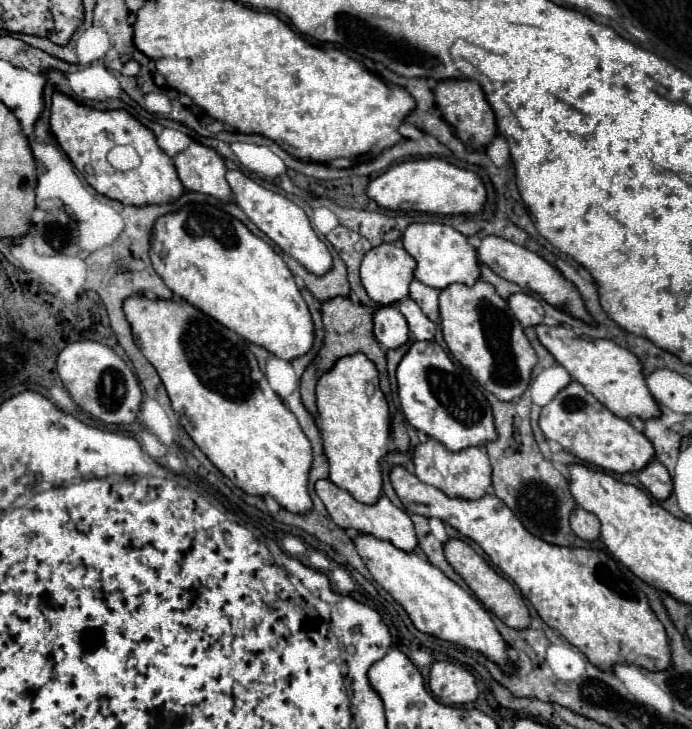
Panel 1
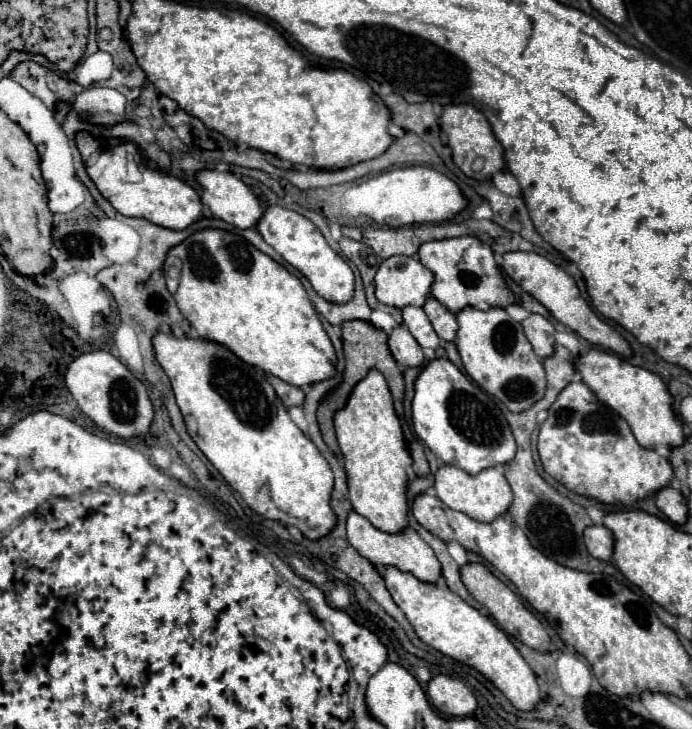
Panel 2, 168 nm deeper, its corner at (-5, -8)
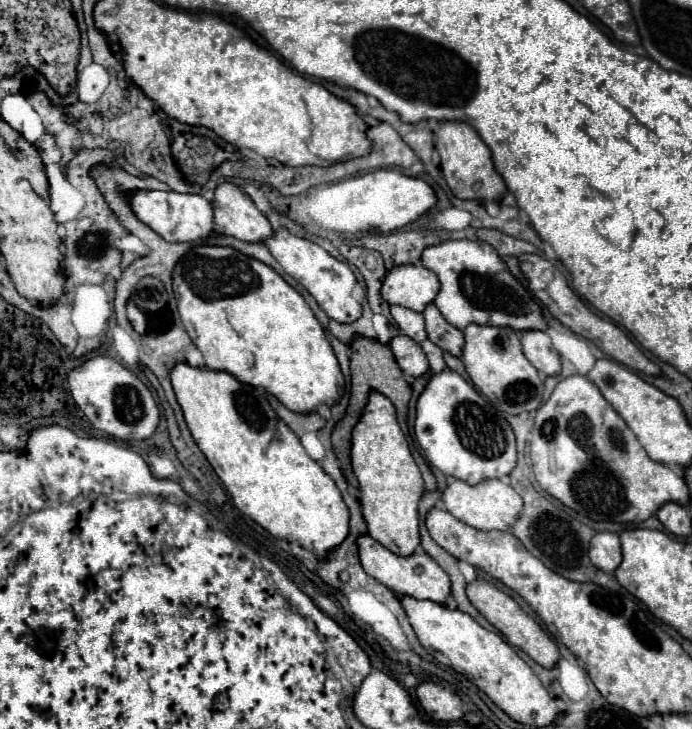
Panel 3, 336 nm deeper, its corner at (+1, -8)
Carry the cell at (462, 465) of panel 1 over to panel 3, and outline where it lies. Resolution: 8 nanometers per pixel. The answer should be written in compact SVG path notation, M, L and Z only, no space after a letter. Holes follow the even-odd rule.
M453 479L447 483L445 491L441 493L441 501L445 503L447 511L457 517L459 521L481 529L481 531L493 531L493 529L507 529L515 523L521 507L523 507L523 499L519 497L519 493L505 481L505 479L485 479L477 485L467 485L465 481Z

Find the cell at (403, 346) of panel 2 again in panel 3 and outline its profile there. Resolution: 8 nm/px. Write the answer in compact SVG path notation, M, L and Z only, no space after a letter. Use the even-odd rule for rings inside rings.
M397 335L389 343L397 365L407 377L421 377L429 369L429 361L419 343L409 339L407 335Z

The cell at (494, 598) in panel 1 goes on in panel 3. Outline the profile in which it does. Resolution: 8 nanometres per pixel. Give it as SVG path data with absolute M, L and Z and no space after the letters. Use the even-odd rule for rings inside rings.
M475 579L473 583L469 583L469 585L467 585L467 597L469 597L469 601L477 607L477 611L479 611L499 633L503 633L503 637L507 637L507 641L509 641L511 645L519 647L519 649L525 651L533 661L537 661L539 665L543 665L543 667L547 667L547 669L557 663L557 659L559 659L559 649L557 649L557 645L555 645L553 639L539 627L539 623L537 623L533 617L529 617L529 615L517 605L517 601L515 601L513 597L509 597L509 595L503 593L503 591L499 591L493 583L489 583L489 581L485 581L485 579Z

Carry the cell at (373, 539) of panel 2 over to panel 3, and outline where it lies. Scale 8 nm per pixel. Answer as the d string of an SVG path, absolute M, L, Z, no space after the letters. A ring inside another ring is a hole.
M361 535L357 539L357 549L359 549L359 559L367 575L375 577L377 581L385 583L393 593L401 595L411 595L415 599L429 599L437 603L445 603L447 595L451 593L451 579L449 575L425 553L425 551L415 551L409 557L399 557L385 549L381 543L371 539L369 535Z

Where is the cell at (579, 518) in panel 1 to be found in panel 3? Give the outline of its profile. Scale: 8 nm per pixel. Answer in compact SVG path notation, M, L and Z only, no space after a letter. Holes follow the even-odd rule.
M609 531L595 533L595 537L591 539L591 545L589 545L589 559L597 569L601 569L605 573L613 573L617 569L617 565L621 563L619 535L609 533Z

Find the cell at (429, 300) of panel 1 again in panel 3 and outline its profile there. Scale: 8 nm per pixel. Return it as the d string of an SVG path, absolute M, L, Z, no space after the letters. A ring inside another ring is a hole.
M429 303L423 311L425 315L425 325L427 325L427 335L429 339L439 345L443 351L449 351L451 355L461 355L461 349L463 349L463 333L453 327L451 323L447 323L441 315L441 311Z

